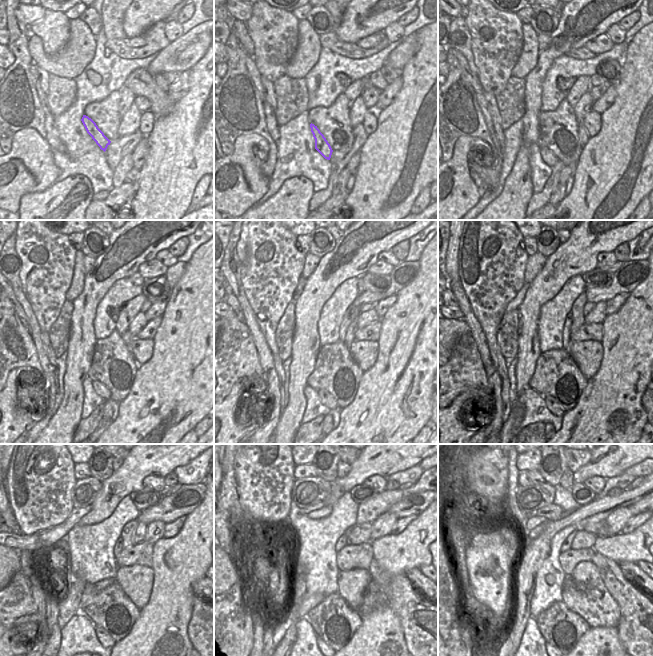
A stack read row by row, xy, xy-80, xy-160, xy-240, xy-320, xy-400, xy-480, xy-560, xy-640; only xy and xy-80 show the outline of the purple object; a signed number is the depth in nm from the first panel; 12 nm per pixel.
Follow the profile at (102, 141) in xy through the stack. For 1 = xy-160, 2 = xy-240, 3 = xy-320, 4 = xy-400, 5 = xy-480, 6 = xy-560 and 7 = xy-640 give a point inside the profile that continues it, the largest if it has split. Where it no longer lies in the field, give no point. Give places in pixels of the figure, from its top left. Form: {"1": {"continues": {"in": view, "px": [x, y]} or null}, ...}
{"1": {"continues": {"in": "xy-160", "px": [548, 156]}}, "2": {"continues": {"in": "xy-240", "px": [100, 389]}}, "3": {"continues": {"in": "xy-320", "px": [327, 399]}}, "4": {"continues": {"in": "xy-400", "px": [551, 403]}}, "5": {"continues": {"in": "xy-480", "px": [105, 639]}}, "6": {"continues": {"in": "xy-560", "px": [323, 647]}}, "7": {"continues": {"in": "xy-640", "px": [548, 647]}}}

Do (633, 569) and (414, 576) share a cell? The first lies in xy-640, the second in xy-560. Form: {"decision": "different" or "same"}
{"decision": "same"}

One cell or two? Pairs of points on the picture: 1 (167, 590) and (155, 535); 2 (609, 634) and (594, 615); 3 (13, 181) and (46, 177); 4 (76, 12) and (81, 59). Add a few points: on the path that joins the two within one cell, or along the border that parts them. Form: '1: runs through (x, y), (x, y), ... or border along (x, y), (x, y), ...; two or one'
1: border along (163, 537), (153, 544); two
2: border along (590, 626), (616, 627); two
3: runs through (21, 181), (32, 181), (36, 185), (38, 184); one
4: border along (79, 17), (70, 20); two

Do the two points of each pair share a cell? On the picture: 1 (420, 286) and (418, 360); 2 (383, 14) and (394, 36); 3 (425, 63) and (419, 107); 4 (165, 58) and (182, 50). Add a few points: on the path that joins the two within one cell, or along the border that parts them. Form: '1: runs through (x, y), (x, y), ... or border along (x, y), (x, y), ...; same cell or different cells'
1: runs through (427, 304), (427, 328), (421, 334), (421, 342); same cell
2: border along (396, 21), (390, 22), (382, 30); different cells
3: runs through (425, 74), (425, 96); same cell
4: runs through (169, 58), (174, 58), (178, 54); same cell

